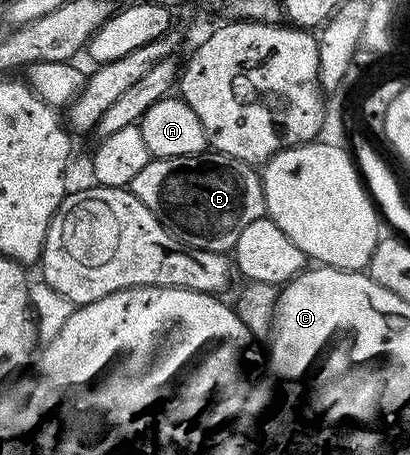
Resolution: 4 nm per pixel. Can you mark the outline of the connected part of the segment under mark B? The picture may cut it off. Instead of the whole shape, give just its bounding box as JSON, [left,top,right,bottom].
[128,150,266,253]

